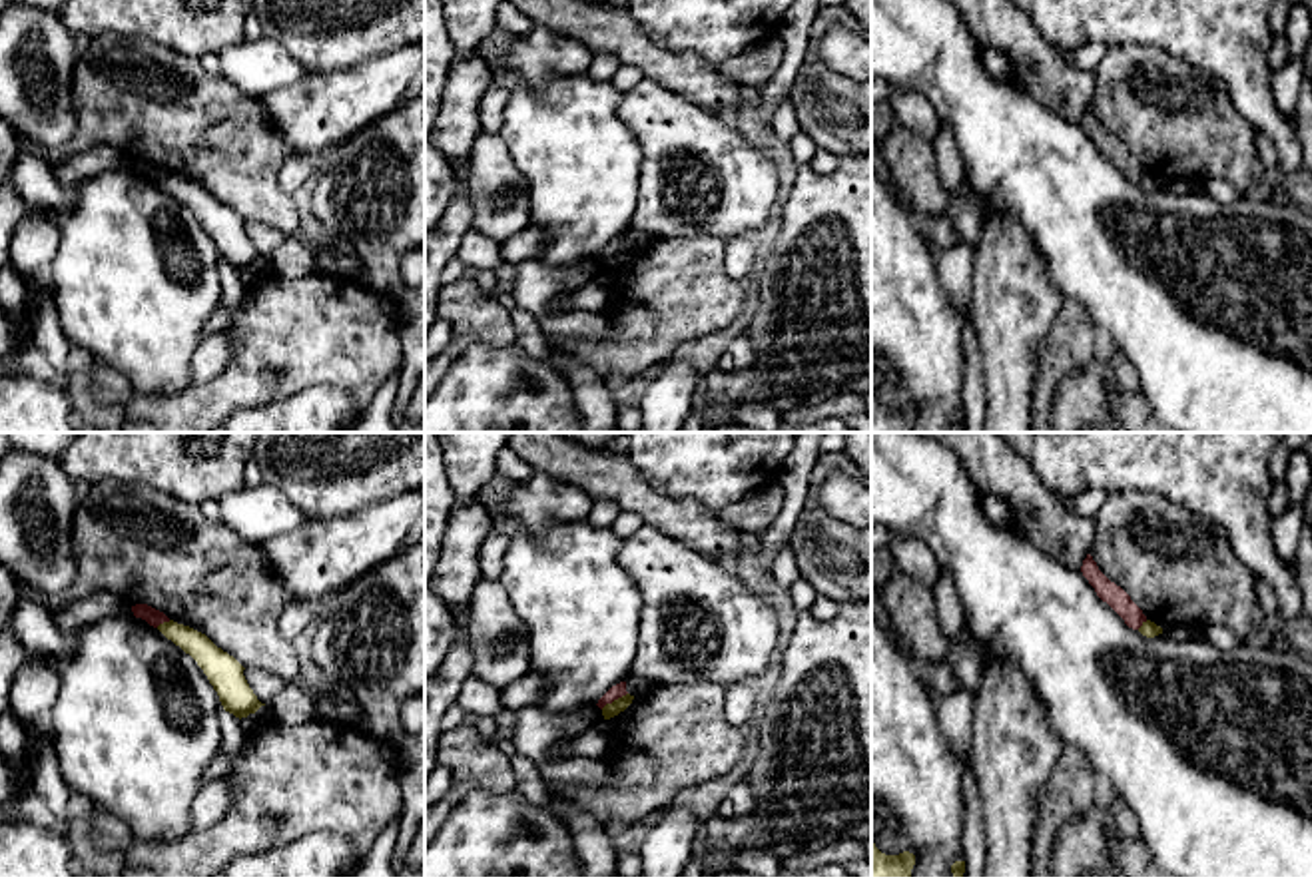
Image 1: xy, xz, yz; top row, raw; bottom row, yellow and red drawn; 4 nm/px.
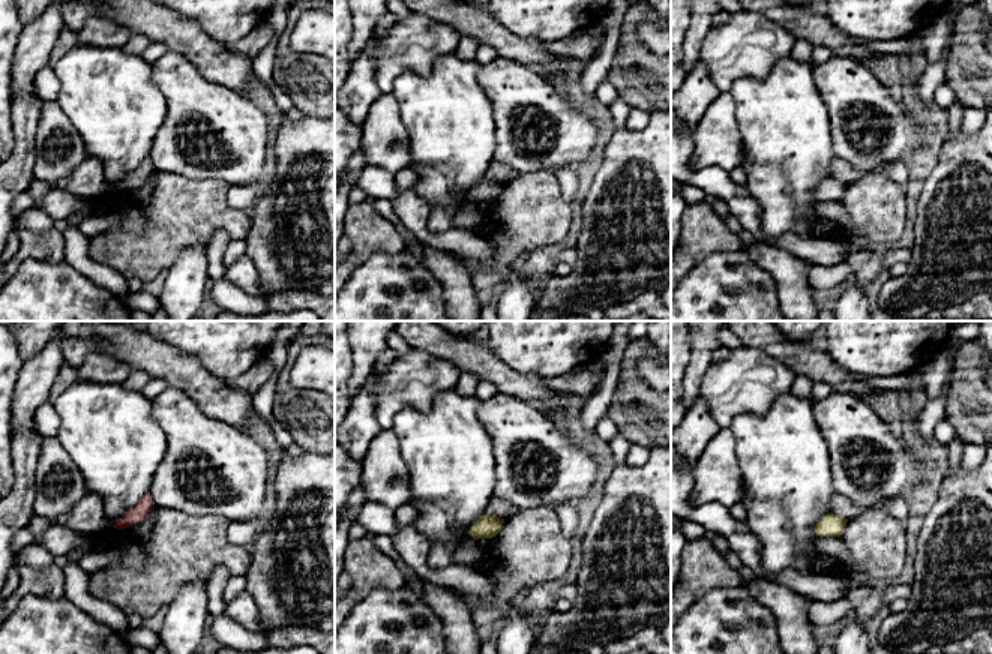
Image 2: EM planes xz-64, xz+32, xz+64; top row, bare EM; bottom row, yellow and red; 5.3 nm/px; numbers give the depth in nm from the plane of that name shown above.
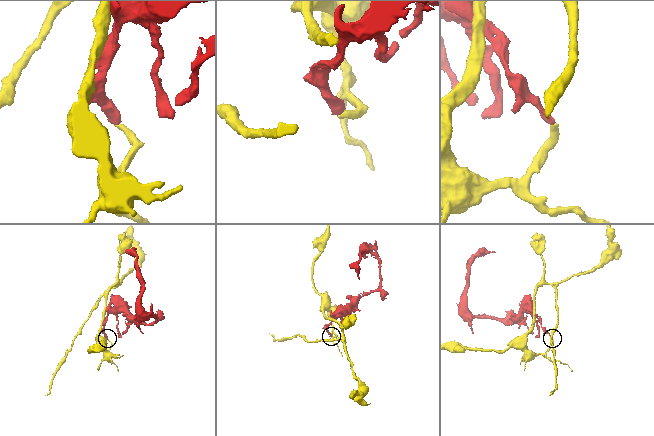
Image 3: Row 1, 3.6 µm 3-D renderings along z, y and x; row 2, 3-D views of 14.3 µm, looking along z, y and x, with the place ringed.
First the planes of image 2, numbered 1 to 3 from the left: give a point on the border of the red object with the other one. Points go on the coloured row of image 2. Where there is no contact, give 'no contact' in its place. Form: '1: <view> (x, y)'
1: no contact
2: no contact
3: no contact

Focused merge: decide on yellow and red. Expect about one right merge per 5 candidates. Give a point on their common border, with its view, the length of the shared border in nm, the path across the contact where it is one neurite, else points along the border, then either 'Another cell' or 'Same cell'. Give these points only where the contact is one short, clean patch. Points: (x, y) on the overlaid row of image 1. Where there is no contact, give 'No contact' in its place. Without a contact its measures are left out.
Touches yellow at xz (615, 700). Shared border 130 nm. Boundary: xz (627, 692), (601, 708). Another cell

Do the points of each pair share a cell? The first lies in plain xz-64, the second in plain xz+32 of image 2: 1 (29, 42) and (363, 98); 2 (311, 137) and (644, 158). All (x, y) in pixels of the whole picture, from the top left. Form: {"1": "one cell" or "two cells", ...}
{"1": "one cell", "2": "one cell"}

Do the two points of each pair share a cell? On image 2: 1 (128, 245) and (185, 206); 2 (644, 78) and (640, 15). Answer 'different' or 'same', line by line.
1: same
2: same

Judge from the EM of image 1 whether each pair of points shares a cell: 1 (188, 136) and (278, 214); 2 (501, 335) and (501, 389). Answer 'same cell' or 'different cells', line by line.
1: same cell
2: different cells

